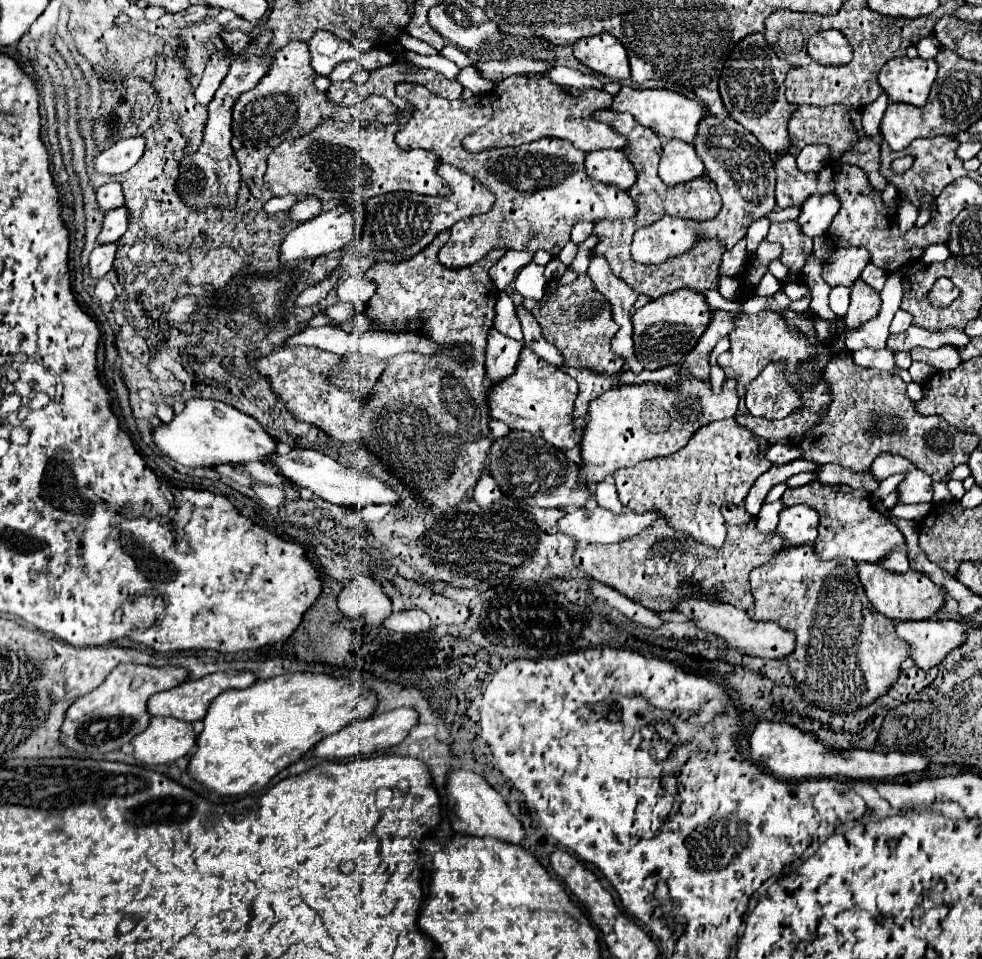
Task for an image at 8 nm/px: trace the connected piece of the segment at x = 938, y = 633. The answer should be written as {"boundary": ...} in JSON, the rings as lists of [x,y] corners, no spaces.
{"boundary":[[[920,620],[898,622],[896,636],[910,646],[910,658],[918,668],[930,670],[944,656],[964,642],[966,626],[954,620]]]}

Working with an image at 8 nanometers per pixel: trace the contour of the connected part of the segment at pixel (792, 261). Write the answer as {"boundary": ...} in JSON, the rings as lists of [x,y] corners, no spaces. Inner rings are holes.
{"boundary":[[[788,220],[788,222],[770,224],[770,230],[768,230],[764,240],[778,242],[782,246],[780,262],[788,268],[788,278],[782,280],[782,284],[788,284],[788,282],[802,284],[804,282],[802,268],[806,266],[806,262],[812,254],[812,238],[806,238],[800,232],[798,224]]]}

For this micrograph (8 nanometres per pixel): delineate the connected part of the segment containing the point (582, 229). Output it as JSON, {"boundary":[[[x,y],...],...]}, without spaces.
{"boundary":[[[580,222],[572,228],[572,242],[574,244],[580,244],[584,242],[588,236],[592,234],[592,222]]]}

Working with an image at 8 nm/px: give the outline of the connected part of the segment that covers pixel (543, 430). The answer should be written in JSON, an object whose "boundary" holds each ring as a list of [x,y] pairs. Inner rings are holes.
{"boundary":[[[522,346],[514,374],[502,378],[500,382],[488,384],[486,402],[494,420],[504,422],[512,430],[528,430],[560,450],[570,450],[578,444],[572,438],[572,412],[576,394],[578,384],[570,374],[546,364],[528,346]]]}

